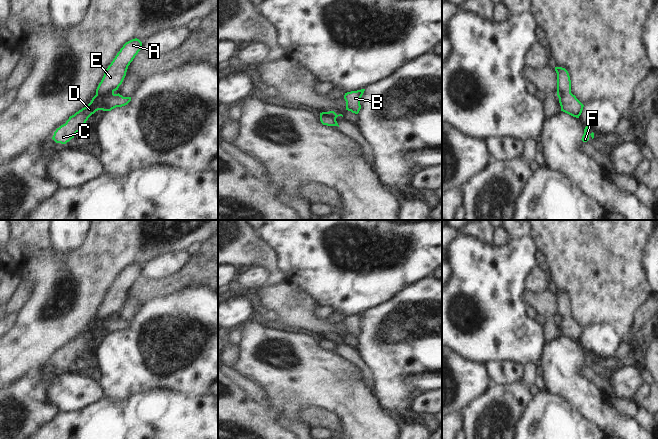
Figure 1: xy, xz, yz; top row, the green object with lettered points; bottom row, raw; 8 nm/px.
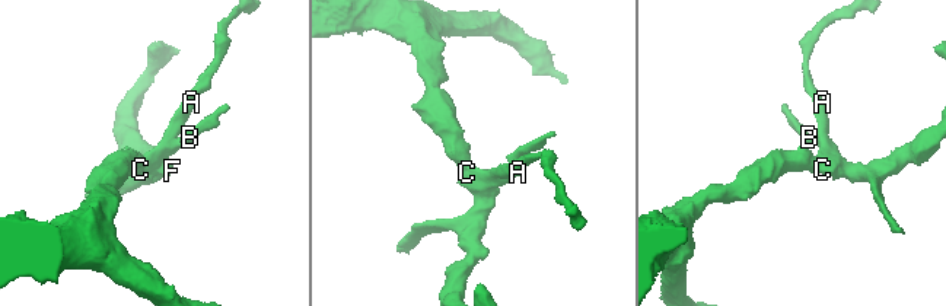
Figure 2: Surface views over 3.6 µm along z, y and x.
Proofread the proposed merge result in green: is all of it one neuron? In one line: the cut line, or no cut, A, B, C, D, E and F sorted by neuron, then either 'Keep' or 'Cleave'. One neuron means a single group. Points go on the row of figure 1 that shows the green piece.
No split. Groups: A B C D E F. Keep

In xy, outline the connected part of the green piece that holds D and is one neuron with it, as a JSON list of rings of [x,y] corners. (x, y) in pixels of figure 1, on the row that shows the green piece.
[[[135,38],[126,42],[106,69],[104,76],[96,89],[96,95],[91,102],[74,115],[65,124],[56,129],[52,139],[56,143],[66,144],[74,138],[77,132],[85,129],[88,118],[98,110],[111,111],[116,107],[127,105],[131,97],[115,94],[122,84],[128,66],[142,48],[142,42]]]

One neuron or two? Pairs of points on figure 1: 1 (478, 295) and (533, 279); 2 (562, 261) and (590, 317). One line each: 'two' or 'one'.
1: two
2: one

